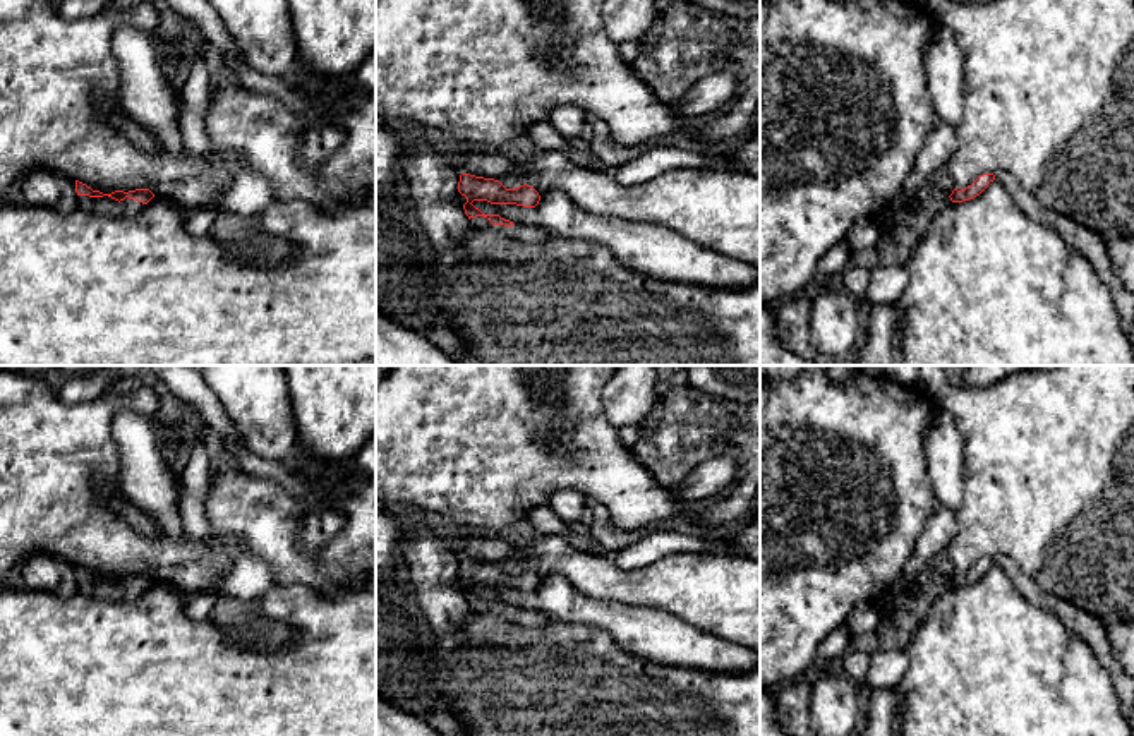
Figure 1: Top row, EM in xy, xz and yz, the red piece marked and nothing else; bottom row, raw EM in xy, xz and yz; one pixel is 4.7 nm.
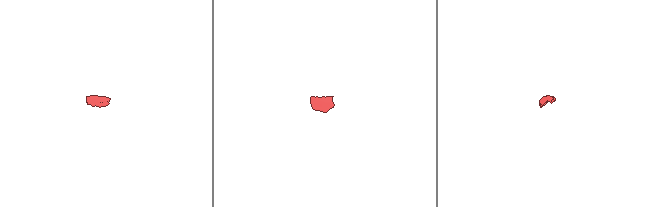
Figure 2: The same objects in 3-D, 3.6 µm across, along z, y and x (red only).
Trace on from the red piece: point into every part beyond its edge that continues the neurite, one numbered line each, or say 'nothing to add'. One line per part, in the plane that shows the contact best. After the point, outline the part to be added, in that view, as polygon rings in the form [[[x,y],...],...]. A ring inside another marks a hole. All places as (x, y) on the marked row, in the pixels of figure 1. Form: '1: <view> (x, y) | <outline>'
1: xy (105, 206) | [[[77,196],[77,208],[100,214],[100,216],[130,216],[142,209],[142,202],[125,197],[124,201],[115,201],[108,196],[89,197]]]
2: xz (527, 234) | [[[484,216],[470,218],[470,225],[477,230],[498,232],[504,237],[510,237],[513,240],[525,242],[525,244],[540,245],[551,238],[549,233],[546,233],[544,230],[540,230],[537,226],[530,226],[530,225],[513,225],[513,226],[492,225]]]

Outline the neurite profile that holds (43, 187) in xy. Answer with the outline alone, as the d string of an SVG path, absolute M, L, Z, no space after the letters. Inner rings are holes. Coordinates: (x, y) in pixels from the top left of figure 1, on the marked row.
M38 168L26 173L17 187L24 204L50 208L62 214L77 208L75 182L60 172Z

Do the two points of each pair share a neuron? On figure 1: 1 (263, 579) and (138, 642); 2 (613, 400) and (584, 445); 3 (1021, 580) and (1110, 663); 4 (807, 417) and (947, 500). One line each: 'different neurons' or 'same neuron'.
1: different neurons
2: different neurons
3: same neuron
4: different neurons

